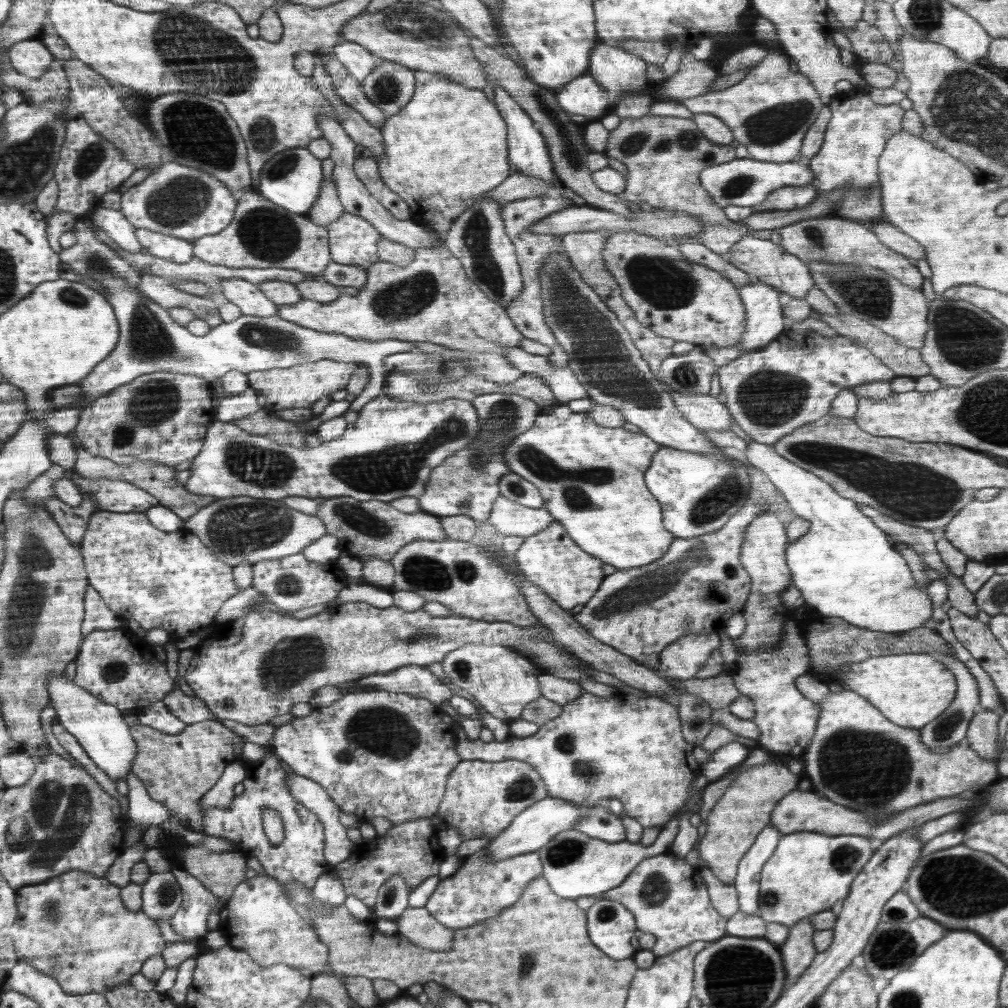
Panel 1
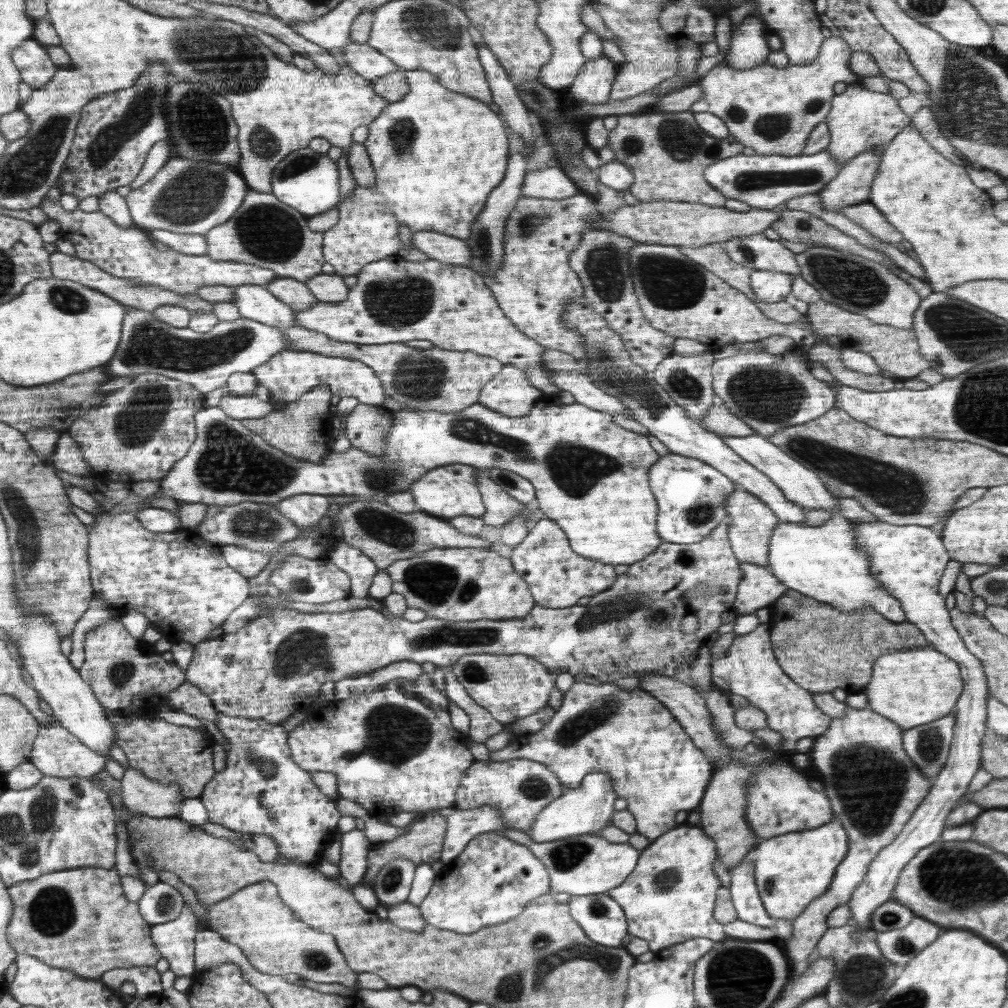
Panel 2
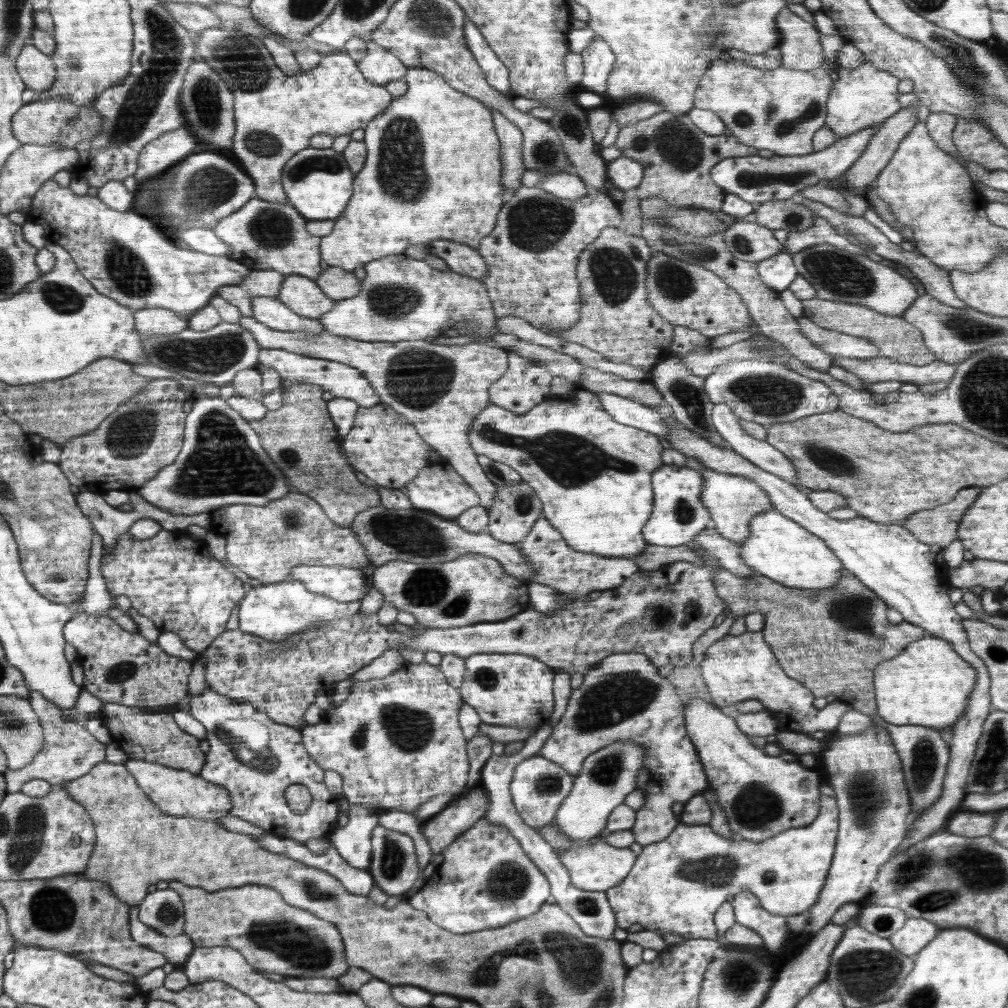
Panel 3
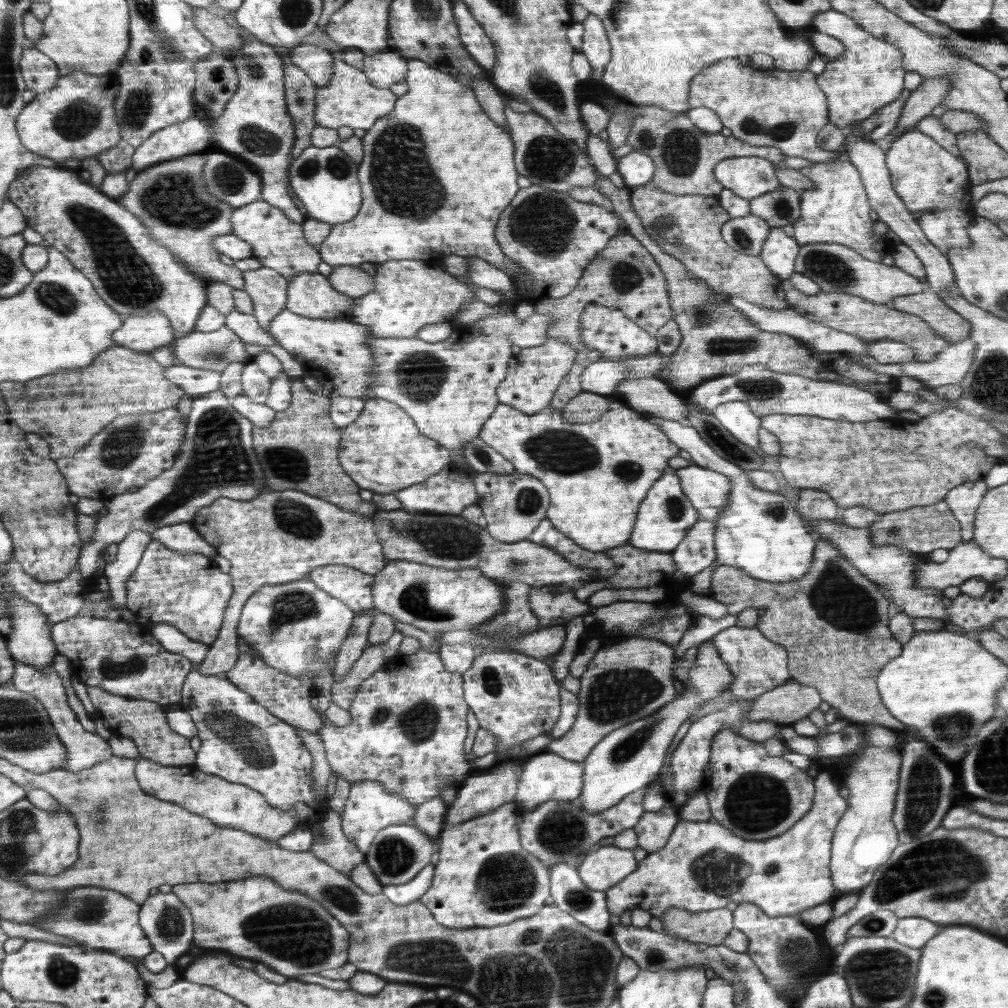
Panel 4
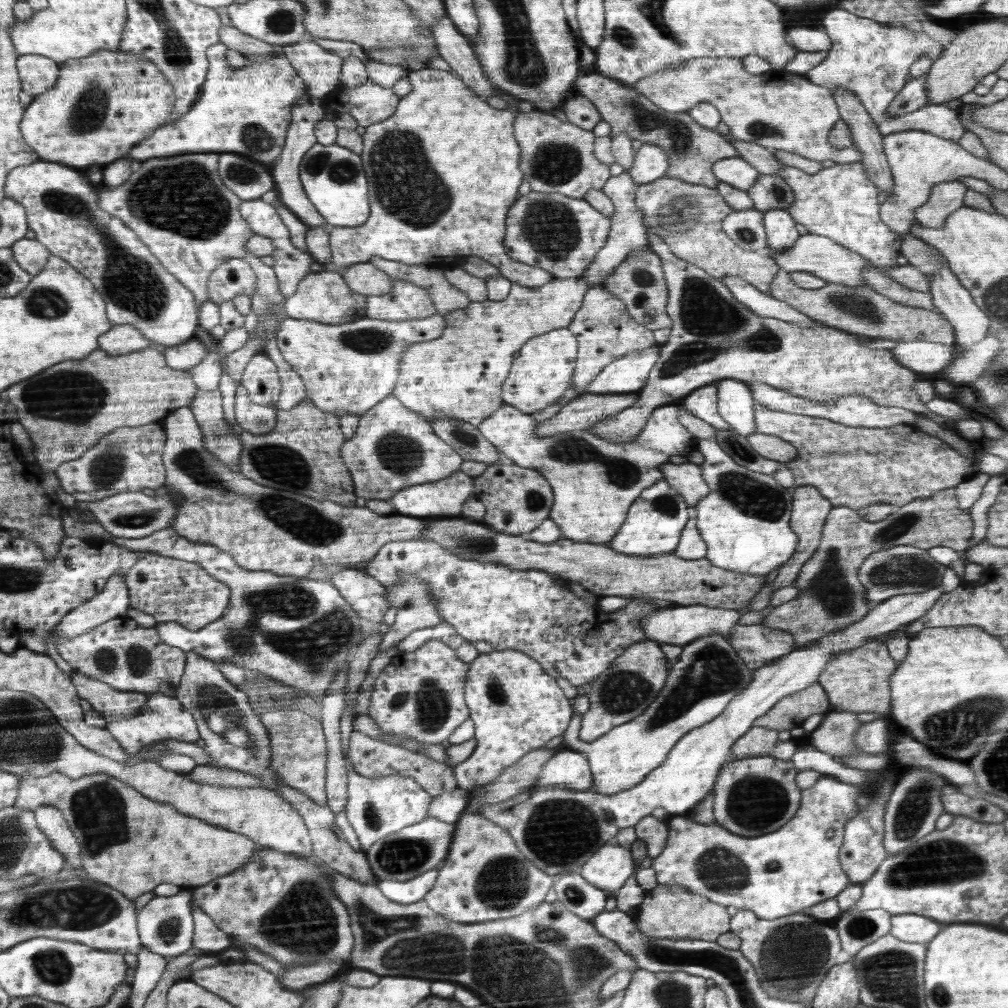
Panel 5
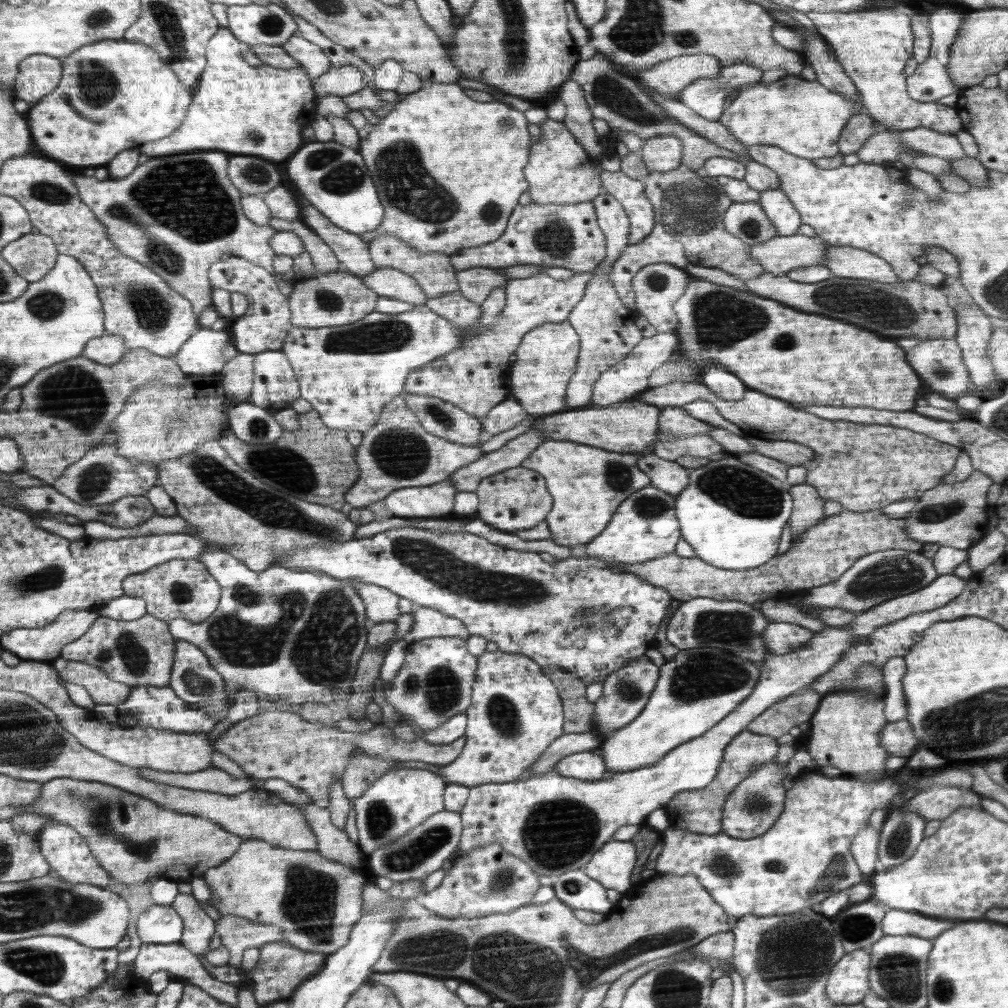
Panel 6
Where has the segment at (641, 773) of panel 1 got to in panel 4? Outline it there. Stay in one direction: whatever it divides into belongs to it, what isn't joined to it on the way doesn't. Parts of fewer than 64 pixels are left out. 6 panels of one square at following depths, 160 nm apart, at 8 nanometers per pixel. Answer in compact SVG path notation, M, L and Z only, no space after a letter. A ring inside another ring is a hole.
M626 637L599 649L579 678L581 688L576 695L578 715L574 725L548 745L546 752L582 763L606 734L662 710L662 706L677 696L673 682L673 654L674 649L666 643L646 637ZM670 802L658 812L645 812L633 827L637 834L637 846L648 853L660 850L679 822L676 809Z

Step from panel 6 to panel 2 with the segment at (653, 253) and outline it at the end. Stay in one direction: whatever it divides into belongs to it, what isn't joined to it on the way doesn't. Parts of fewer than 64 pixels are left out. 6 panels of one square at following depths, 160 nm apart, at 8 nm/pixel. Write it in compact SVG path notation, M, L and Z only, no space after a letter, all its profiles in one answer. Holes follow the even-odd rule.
M292 325L286 329L286 337L294 351L316 352L326 356L353 358L366 363L378 375L386 398L394 398L406 410L435 410L436 412L460 412L479 402L483 386L500 371L502 364L495 358L474 351L444 350L439 347L418 350L403 343L362 345L337 342L324 334L308 332L307 328ZM486 471L478 473L476 481L478 481L477 487L482 502L486 507L485 513L481 516L485 525L502 528L510 519L524 515L529 520L529 528L531 529L535 520L541 516L534 506L522 504L502 490L489 478Z

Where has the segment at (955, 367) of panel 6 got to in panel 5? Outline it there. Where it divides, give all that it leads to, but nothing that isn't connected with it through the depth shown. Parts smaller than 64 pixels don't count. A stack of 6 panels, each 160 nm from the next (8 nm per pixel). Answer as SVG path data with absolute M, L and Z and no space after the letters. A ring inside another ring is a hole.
M924 340L900 342L890 351L902 366L916 371L918 374L943 372L955 359L955 349L952 348L952 345Z

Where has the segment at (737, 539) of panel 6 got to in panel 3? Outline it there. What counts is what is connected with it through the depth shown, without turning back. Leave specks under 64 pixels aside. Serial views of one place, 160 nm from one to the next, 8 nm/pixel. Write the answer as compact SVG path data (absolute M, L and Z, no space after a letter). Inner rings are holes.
M592 392L602 403L604 410L619 423L633 426L646 432L665 438L671 430L663 423L656 409L644 406L639 402L606 392ZM774 506L751 518L750 534L740 545L739 555L752 570L780 586L799 589L831 589L844 572L840 559L828 545L797 522L780 514Z

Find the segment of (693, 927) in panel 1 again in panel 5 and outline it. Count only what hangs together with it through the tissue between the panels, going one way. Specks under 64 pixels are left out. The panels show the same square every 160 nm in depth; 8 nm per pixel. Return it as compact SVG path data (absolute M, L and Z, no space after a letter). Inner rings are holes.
M822 775L812 787L801 790L798 810L790 822L774 832L750 838L732 834L716 823L704 825L682 815L669 816L666 846L660 855L653 858L651 865L656 871L657 884L679 884L691 893L705 896L719 905L751 910L758 918L766 920L798 913L834 898L851 884L838 855L843 843L844 827L860 813L862 806L856 800L865 793L865 790L840 782L835 777Z

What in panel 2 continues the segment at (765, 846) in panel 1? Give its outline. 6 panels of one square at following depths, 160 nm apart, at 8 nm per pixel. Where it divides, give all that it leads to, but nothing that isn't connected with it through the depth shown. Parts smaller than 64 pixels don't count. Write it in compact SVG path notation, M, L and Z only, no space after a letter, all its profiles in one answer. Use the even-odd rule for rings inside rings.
M741 862L731 875L731 899L737 918L744 922L773 928L774 919L766 912L755 883L753 862Z

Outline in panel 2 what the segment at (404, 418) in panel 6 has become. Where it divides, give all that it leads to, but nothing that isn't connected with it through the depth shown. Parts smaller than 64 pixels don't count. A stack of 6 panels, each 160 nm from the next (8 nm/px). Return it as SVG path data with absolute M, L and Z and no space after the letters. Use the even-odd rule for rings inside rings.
M358 403L355 409L346 417L342 434L348 438L351 446L359 448L370 454L383 454L385 452L385 436L393 424L393 413L383 406L372 406Z

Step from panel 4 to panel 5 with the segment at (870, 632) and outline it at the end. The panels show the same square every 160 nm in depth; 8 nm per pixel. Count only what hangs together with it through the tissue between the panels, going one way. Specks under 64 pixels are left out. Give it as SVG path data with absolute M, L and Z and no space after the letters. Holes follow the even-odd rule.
M955 487L938 491L928 498L914 499L897 507L880 522L868 522L847 506L832 507L826 517L818 548L802 565L792 584L800 590L800 594L790 602L774 607L762 624L789 632L794 637L795 648L804 650L812 641L841 631L869 613L872 604L867 601L856 573L873 552L900 545L927 551L934 546L947 546L960 552L967 550L972 533L972 517L960 508ZM887 646L878 654L866 654L866 650L841 650L833 656L825 670L818 677L818 684L824 688L833 710L842 712L875 713L886 722L894 722L890 702L889 683L897 664L890 658Z

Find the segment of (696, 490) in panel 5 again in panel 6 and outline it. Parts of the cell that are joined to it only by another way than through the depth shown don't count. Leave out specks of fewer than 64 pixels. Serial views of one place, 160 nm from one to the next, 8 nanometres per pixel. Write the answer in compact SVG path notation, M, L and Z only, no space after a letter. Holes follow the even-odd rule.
M653 452L646 453L639 458L637 467L650 477L650 485L668 492L671 495L677 495L690 485L691 469L680 466L676 461L667 461Z

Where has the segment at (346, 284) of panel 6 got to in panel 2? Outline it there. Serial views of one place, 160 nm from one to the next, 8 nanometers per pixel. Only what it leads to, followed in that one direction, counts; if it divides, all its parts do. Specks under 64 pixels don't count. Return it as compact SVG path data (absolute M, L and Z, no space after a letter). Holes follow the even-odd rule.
M280 277L266 286L274 296L281 299L294 311L302 312L317 305L317 298L309 289L306 282L294 278Z

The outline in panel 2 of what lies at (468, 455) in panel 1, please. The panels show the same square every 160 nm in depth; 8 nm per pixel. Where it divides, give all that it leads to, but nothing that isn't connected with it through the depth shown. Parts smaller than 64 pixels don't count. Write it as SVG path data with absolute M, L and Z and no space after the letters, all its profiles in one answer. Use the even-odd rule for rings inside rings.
M503 365L501 371L483 386L478 403L504 416L518 418L526 416L541 396L541 390L530 382L523 369ZM458 463L439 466L420 476L420 480L416 480L409 491L414 497L418 510L433 514L435 517L445 520L462 515L481 517L486 507L477 487L476 475L483 471L485 470L476 466Z

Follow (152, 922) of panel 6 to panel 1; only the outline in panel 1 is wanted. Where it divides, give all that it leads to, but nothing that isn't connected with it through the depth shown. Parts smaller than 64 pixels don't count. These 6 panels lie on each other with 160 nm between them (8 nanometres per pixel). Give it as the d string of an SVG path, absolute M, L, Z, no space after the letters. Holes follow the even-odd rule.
M171 871L151 873L142 886L144 904L141 906L141 911L149 915L151 919L171 918L184 903L184 892L182 892L180 883L177 878L174 878Z

